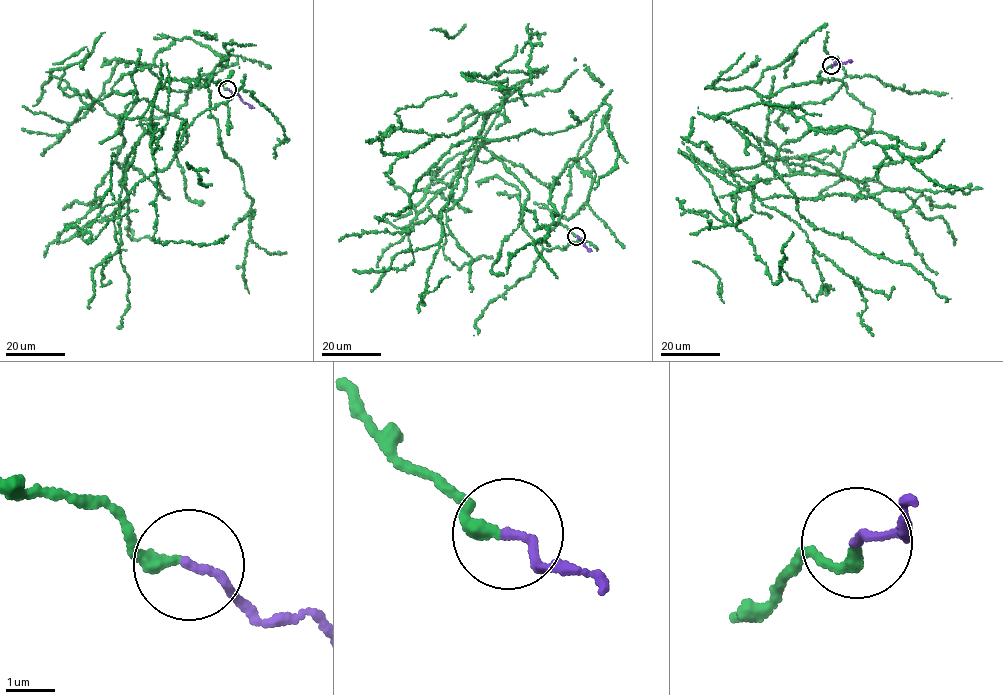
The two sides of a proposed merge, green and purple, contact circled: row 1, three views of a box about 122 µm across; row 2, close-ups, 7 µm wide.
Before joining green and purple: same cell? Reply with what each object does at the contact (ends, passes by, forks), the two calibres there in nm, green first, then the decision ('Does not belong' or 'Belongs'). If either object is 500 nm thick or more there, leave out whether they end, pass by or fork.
At the ring green ends. At the ring purple ends. Thickness 260 nm (green) against 180 nm. Belongs

